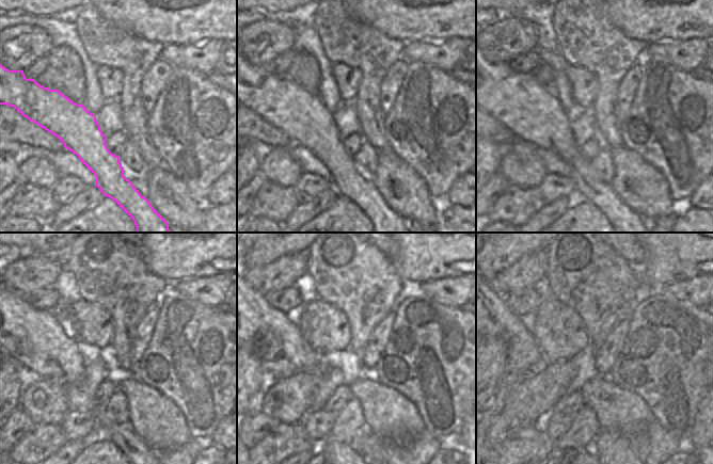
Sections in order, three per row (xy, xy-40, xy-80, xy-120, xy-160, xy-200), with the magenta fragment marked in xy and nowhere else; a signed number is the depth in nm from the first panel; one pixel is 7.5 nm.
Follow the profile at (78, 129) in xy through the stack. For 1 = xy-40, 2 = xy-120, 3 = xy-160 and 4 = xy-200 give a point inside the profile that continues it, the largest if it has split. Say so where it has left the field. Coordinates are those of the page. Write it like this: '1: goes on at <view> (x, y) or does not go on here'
1: goes on at xy-40 (301, 115)
2: goes on at xy-120 (34, 337)
3: goes on at xy-160 (283, 351)
4: goes on at xy-200 (497, 320)

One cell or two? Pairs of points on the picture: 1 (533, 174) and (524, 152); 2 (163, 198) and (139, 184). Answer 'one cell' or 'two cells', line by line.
1: one cell
2: two cells

